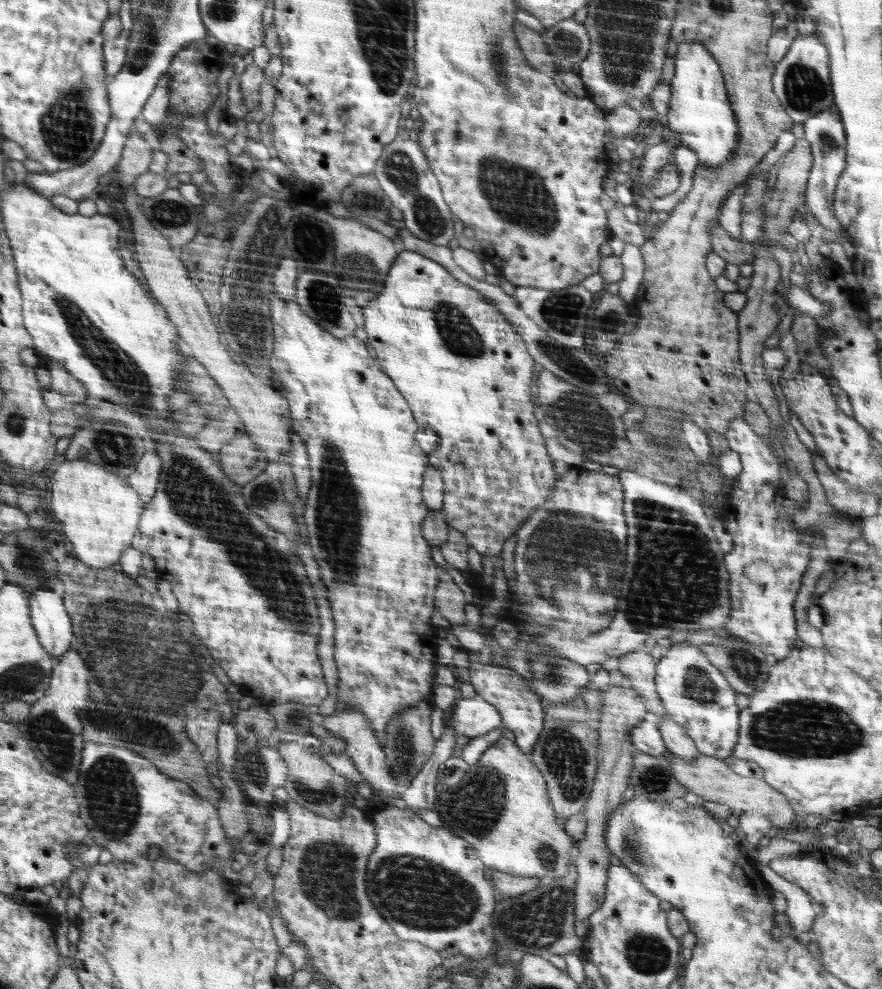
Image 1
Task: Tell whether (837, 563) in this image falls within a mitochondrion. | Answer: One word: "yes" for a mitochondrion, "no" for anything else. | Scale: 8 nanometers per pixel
no

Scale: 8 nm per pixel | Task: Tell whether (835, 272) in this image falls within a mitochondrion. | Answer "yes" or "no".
no

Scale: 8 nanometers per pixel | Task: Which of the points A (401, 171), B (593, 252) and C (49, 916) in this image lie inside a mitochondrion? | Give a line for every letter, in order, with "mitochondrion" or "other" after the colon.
A: mitochondrion
B: other
C: other

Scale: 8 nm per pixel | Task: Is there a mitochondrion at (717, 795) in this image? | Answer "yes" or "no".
no

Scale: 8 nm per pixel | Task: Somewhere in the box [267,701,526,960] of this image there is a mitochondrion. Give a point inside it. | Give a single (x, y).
(414, 890)

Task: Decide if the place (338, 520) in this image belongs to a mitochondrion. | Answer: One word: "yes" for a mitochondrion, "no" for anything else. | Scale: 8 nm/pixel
yes

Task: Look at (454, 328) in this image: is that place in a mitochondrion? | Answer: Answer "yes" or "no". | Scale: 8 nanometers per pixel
yes

